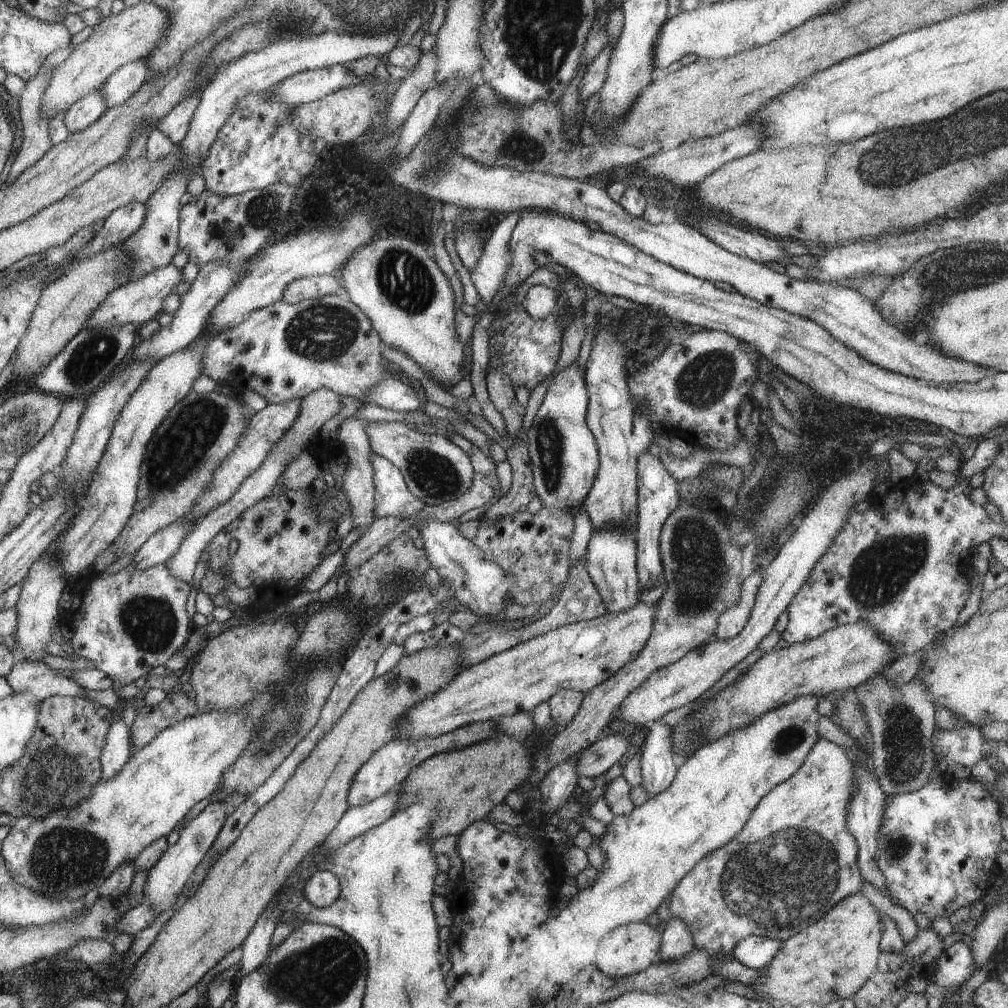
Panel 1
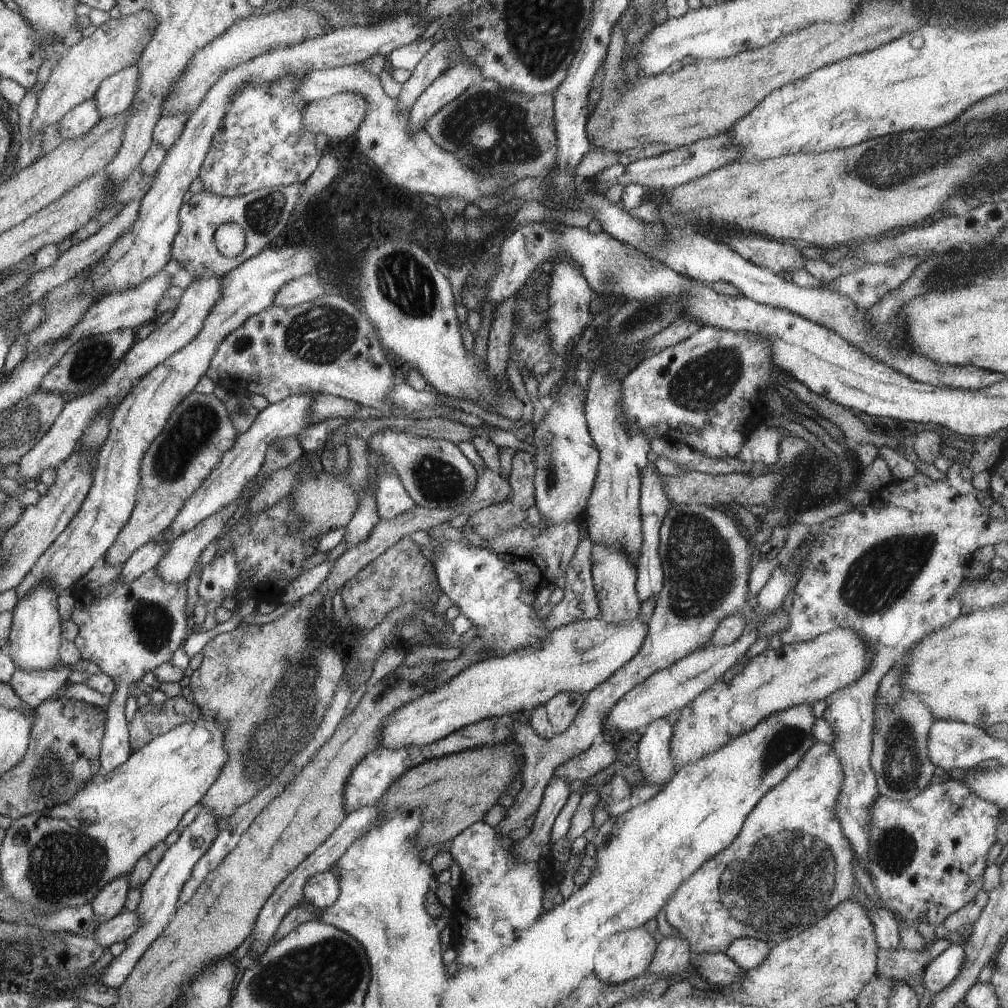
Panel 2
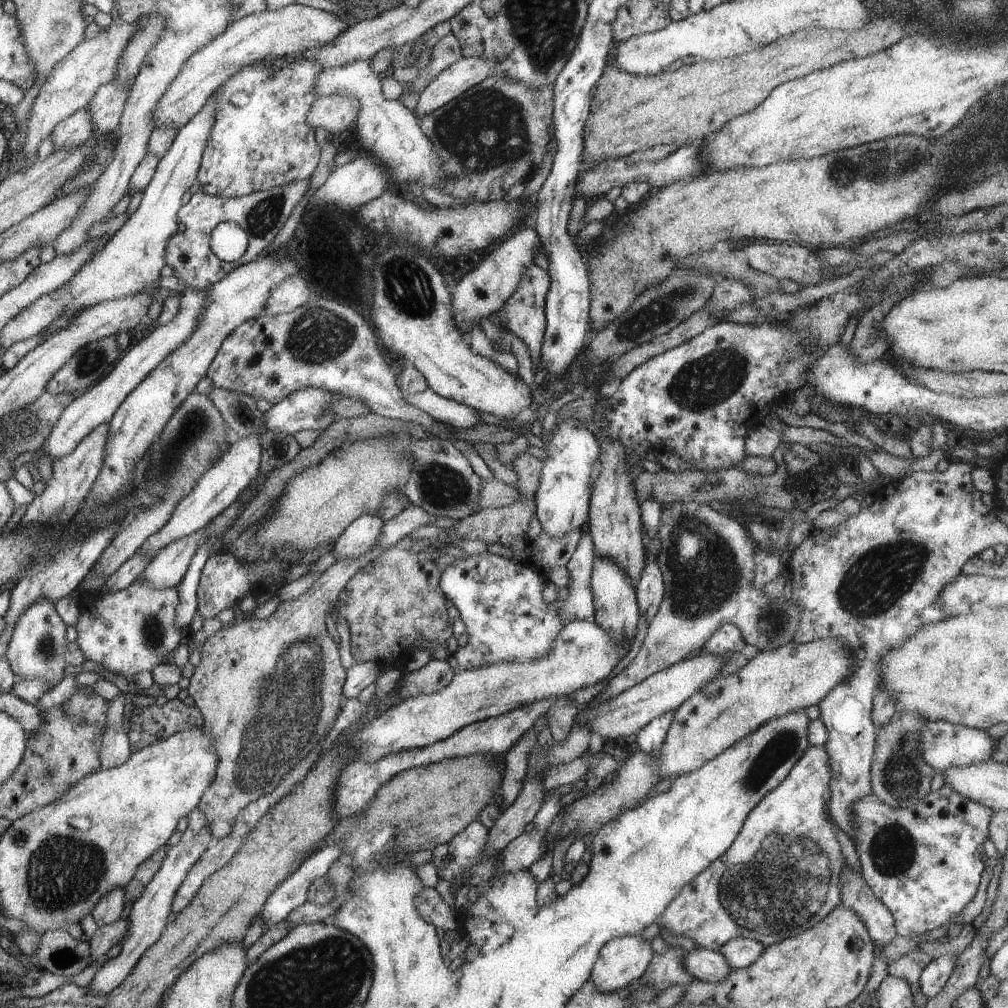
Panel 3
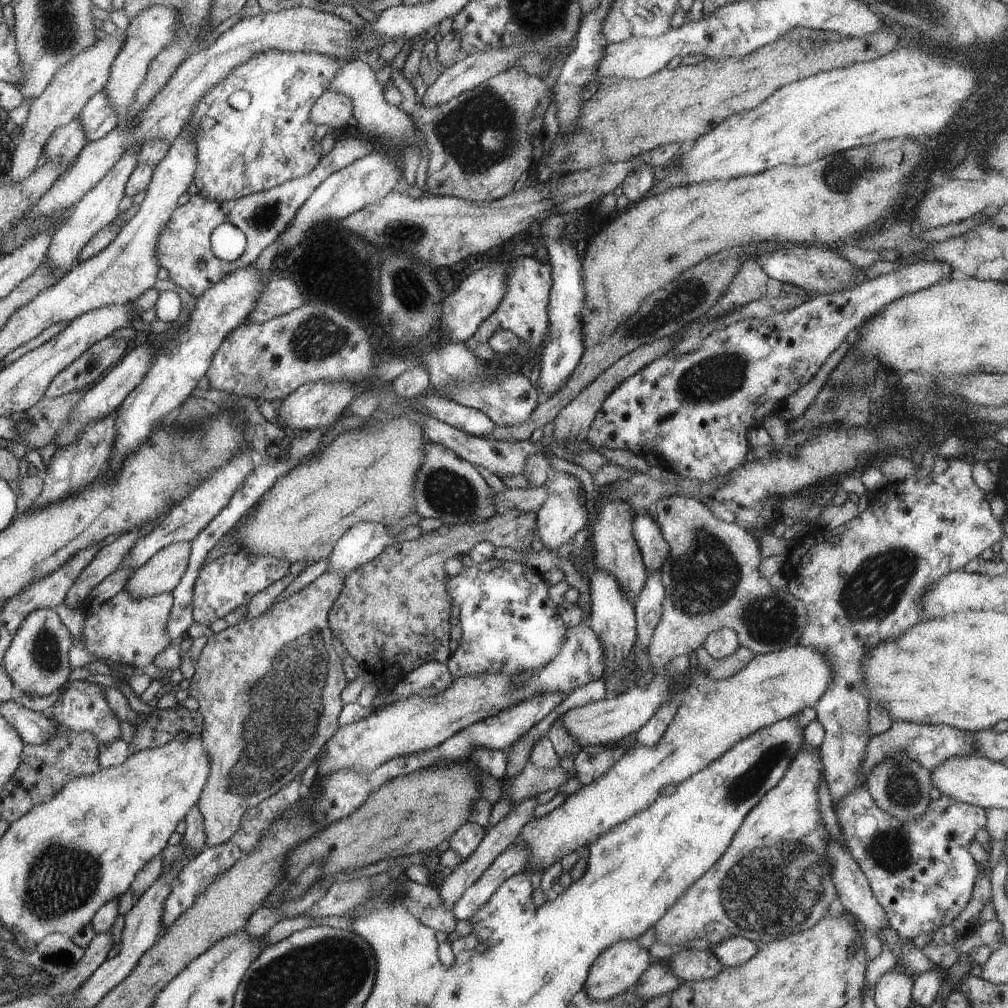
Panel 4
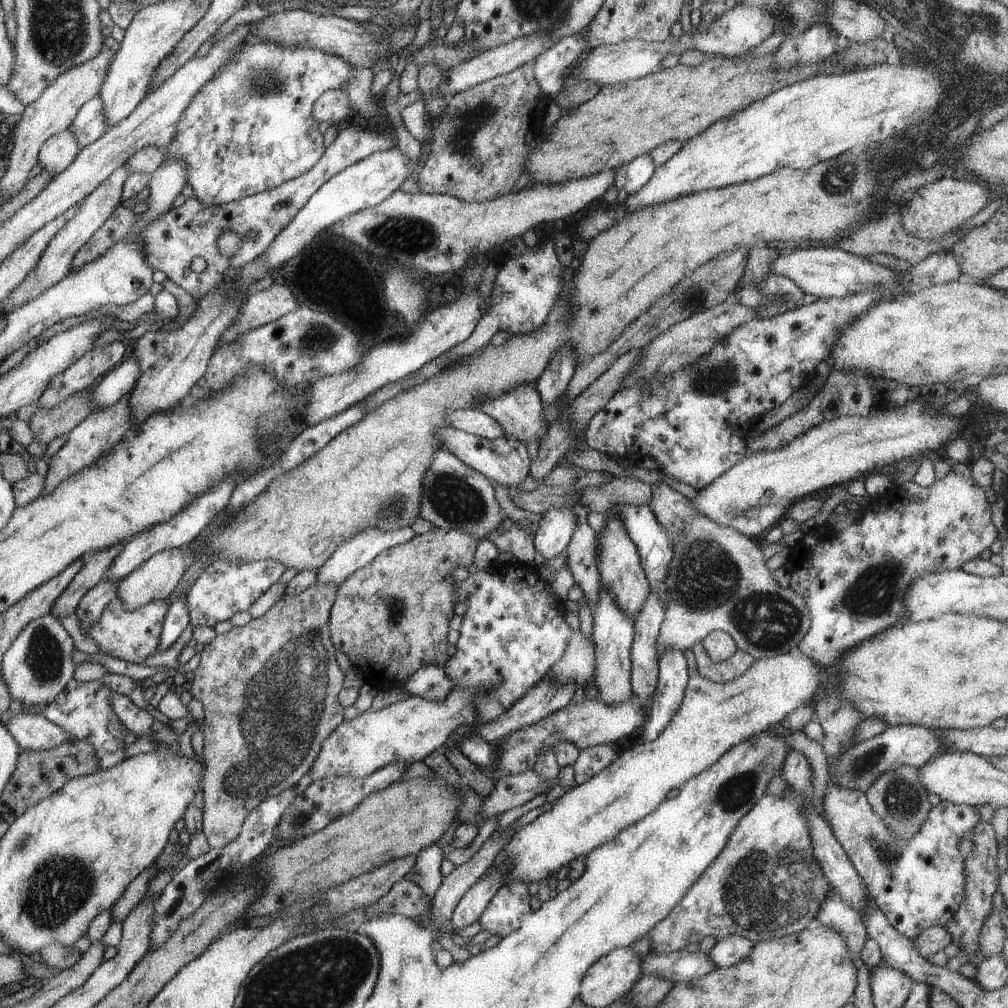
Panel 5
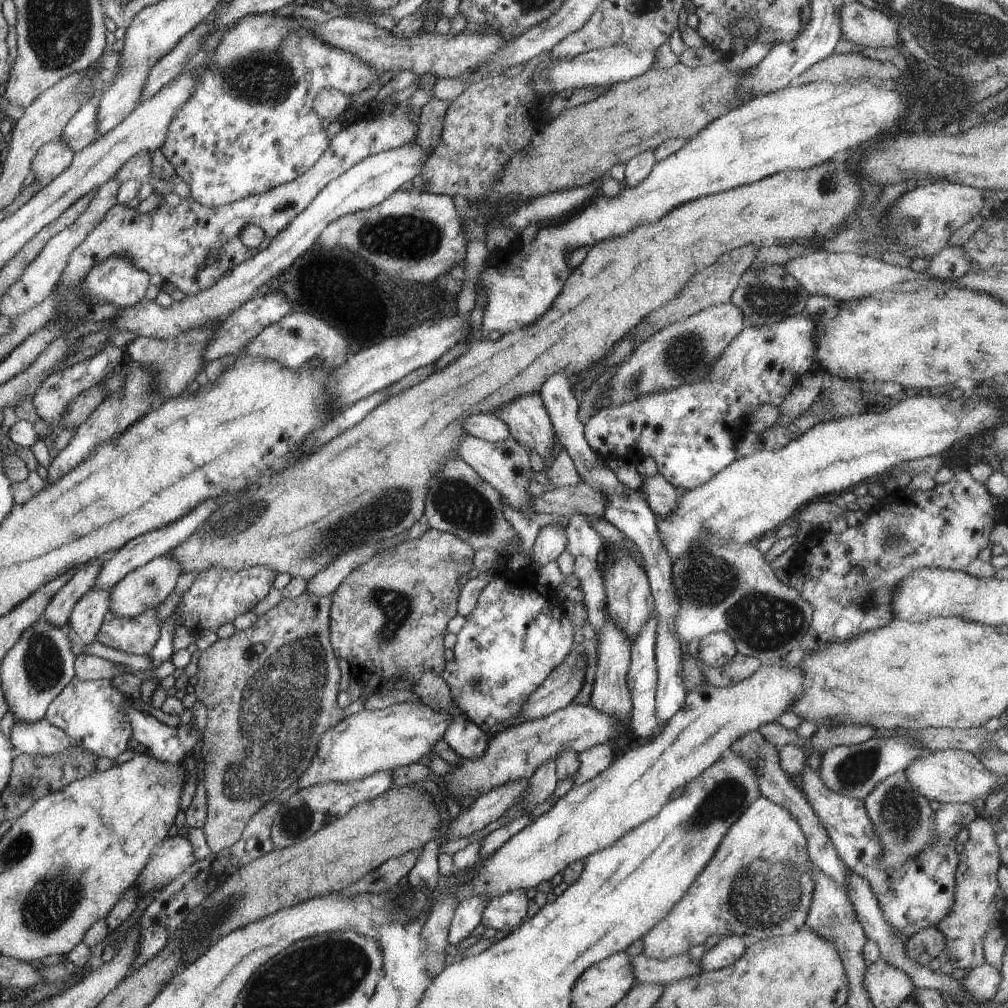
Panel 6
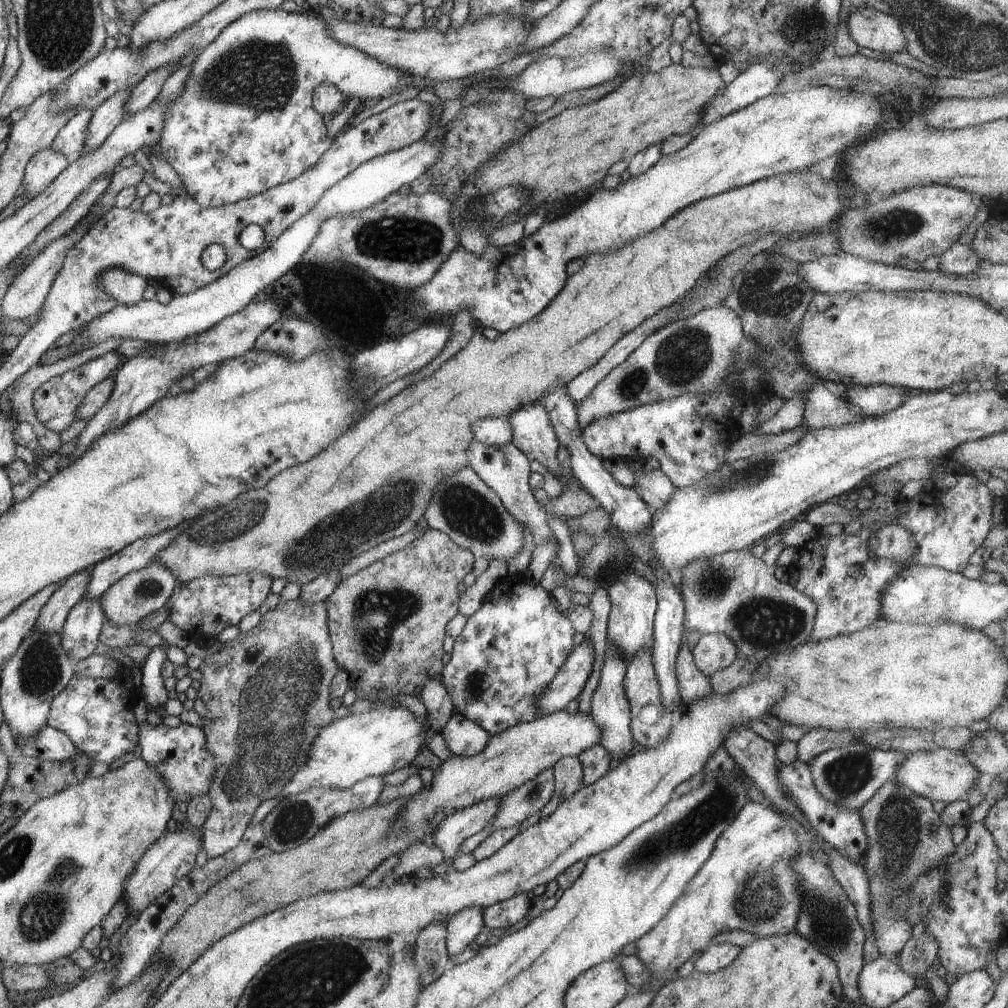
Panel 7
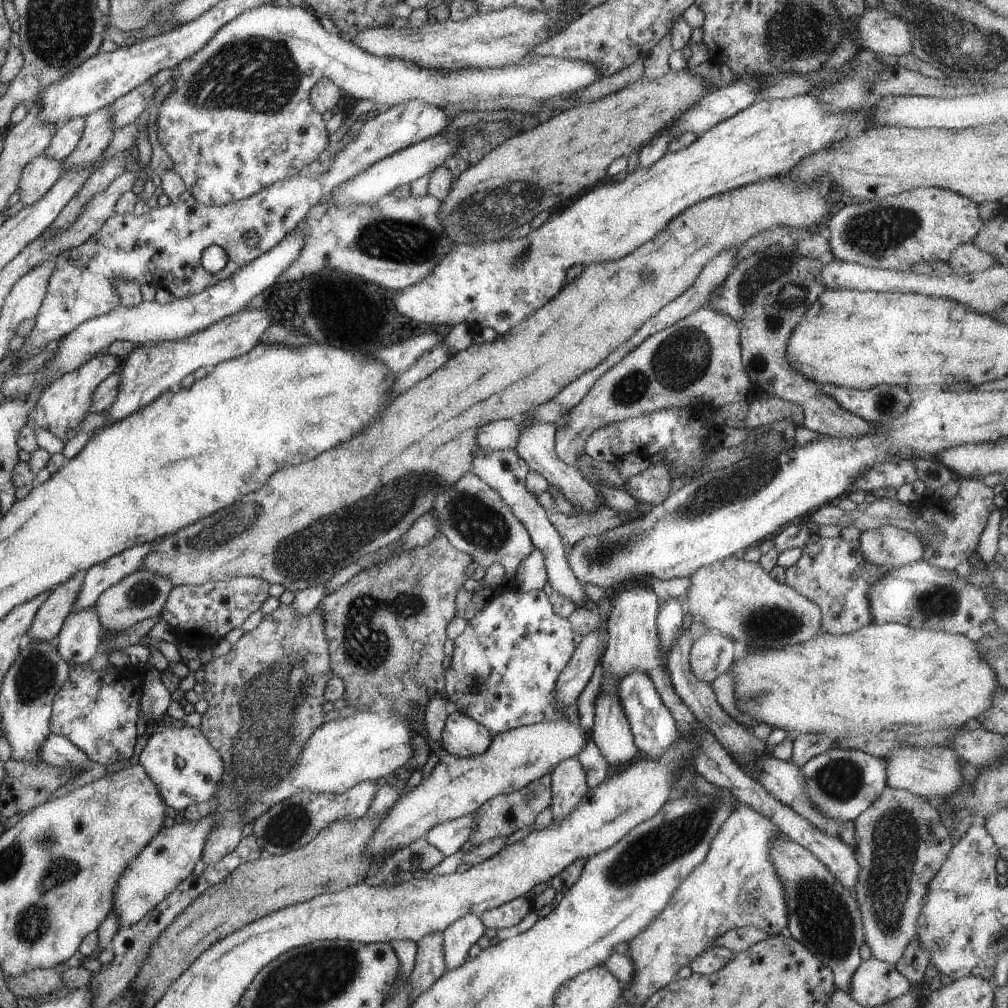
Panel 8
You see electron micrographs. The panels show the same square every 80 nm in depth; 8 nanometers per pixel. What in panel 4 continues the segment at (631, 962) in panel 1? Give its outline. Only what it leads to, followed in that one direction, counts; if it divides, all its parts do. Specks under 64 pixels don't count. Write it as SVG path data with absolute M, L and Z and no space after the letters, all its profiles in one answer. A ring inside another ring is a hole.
M620 940L598 954L590 966L588 978L583 988L586 988L586 994L592 1000L610 1000L610 998L632 989L642 974L650 967L650 964L651 958L648 950L642 948L637 940Z

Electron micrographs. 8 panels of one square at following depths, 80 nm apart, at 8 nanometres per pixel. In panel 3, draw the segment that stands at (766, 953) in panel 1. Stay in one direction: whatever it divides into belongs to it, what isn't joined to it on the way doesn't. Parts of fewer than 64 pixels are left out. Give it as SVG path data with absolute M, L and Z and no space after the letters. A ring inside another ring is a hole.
M739 937L726 942L719 952L732 968L742 969L756 963L764 950L764 944L750 938Z

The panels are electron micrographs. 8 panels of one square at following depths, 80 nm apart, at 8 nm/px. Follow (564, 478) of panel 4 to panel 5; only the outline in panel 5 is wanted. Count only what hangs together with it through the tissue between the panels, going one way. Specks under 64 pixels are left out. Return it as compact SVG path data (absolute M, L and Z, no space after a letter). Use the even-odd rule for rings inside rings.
M552 508L542 514L542 521L534 534L534 547L539 559L548 560L556 557L568 547L578 520L573 508Z

